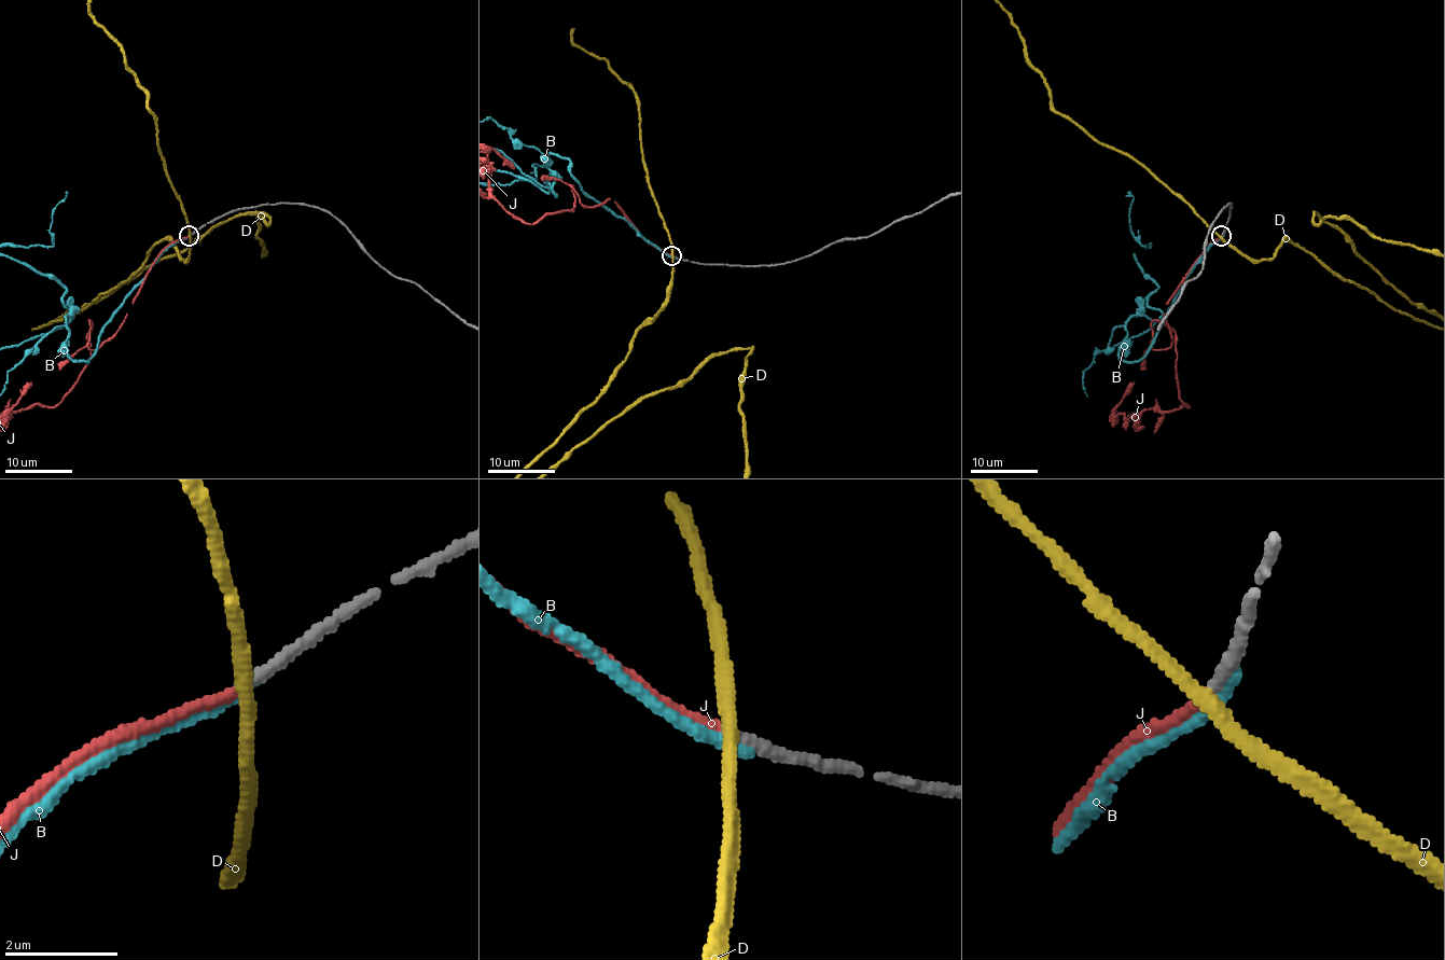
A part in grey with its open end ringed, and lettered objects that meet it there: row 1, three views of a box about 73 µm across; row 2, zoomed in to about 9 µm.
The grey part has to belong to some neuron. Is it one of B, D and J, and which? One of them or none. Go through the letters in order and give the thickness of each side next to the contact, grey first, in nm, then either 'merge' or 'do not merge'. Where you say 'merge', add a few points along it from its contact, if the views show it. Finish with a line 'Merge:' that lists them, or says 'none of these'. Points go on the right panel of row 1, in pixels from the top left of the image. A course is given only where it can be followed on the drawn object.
B: 260 nm thick on the grey side, 260 nm on the other; do not merge
D: 240 nm thick on the grey side, 260 nm on the other; do not merge
J: 220 nm thick on the grey side, 180 nm on the other; merge
Merge: J

